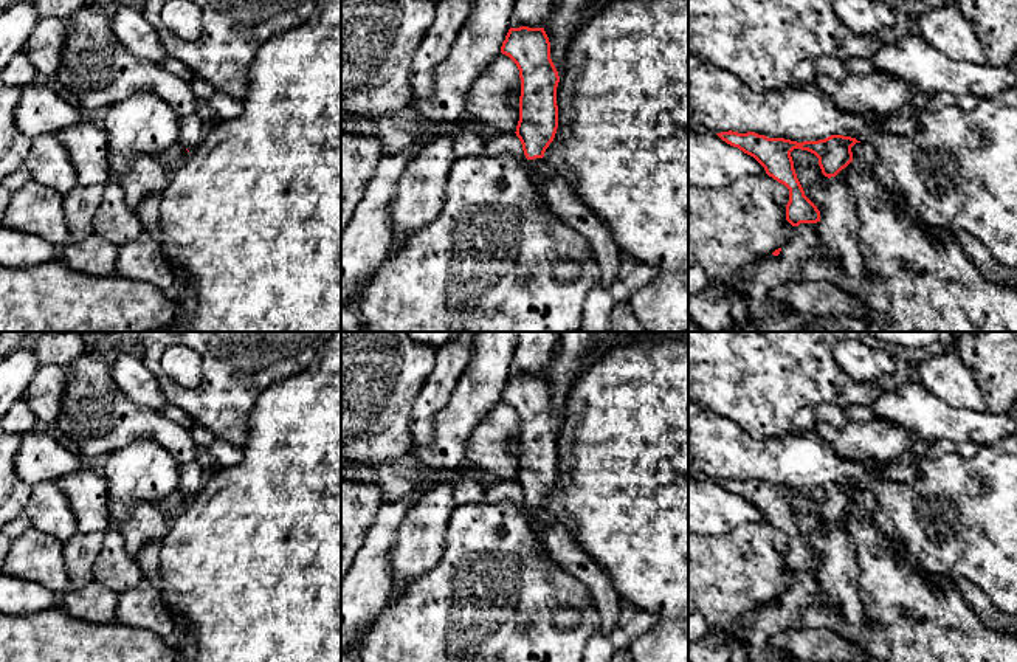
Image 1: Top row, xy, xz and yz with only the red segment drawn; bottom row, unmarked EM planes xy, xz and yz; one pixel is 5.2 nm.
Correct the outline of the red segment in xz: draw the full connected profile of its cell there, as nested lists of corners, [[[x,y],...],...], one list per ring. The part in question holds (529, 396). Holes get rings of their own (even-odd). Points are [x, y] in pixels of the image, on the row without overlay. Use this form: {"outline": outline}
{"outline": [[[510,375],[501,400],[508,403],[519,417],[519,468],[515,481],[529,507],[536,547],[549,555],[543,538],[552,518],[543,504],[558,476],[557,434],[560,429],[550,406],[550,389],[544,375]]]}

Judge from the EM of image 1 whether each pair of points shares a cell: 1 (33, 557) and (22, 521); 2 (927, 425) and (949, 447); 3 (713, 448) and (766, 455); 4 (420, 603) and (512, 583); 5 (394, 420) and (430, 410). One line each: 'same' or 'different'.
1: different
2: different
3: same
4: same
5: different

